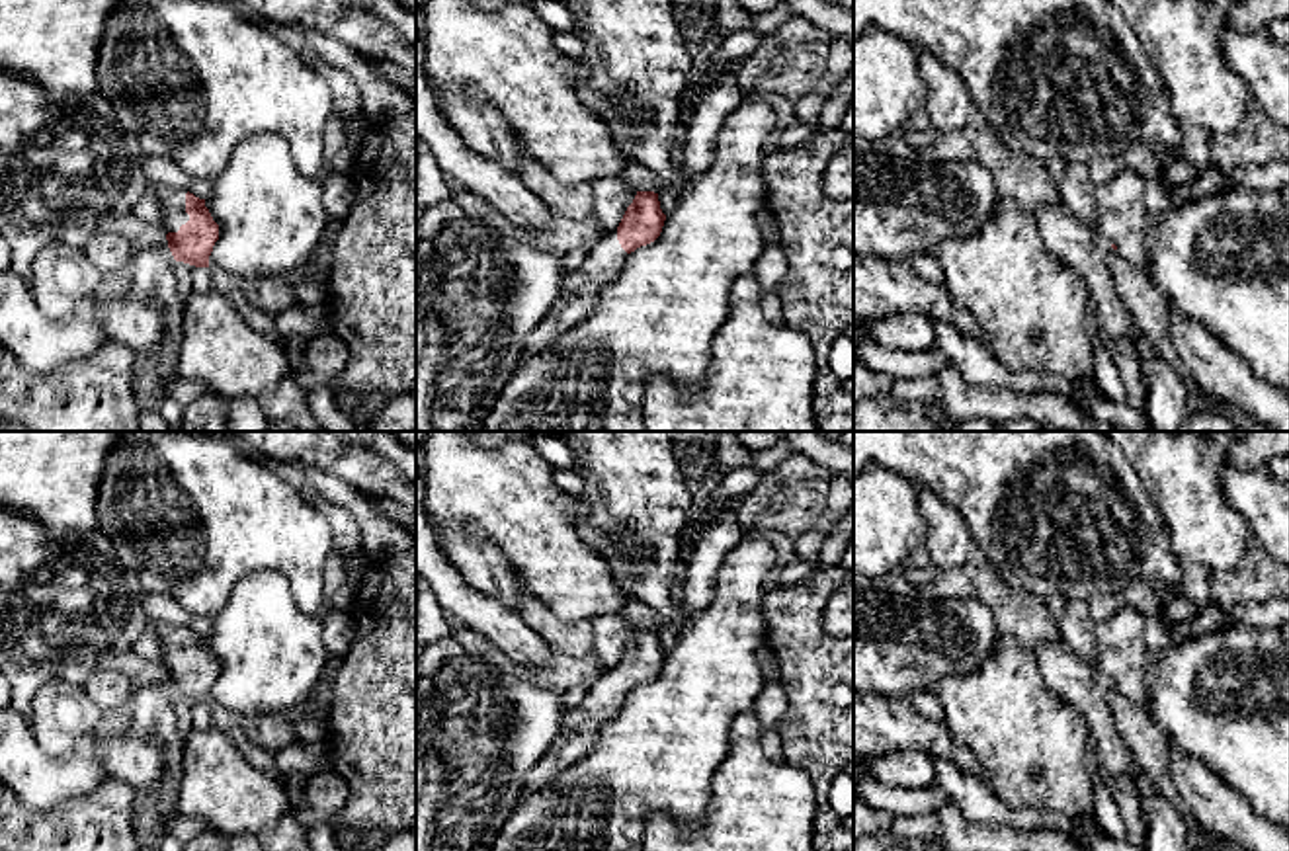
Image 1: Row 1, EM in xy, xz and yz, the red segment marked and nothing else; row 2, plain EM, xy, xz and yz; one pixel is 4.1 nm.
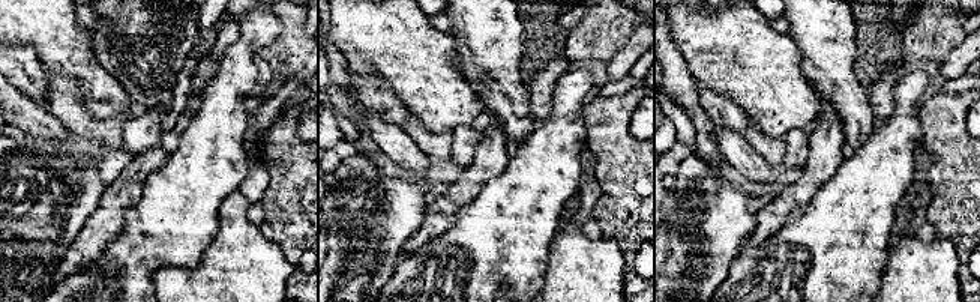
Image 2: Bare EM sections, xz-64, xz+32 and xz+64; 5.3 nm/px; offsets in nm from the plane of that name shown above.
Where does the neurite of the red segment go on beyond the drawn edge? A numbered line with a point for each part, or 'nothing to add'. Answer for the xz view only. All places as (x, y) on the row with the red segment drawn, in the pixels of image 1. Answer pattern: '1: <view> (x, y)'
1: xz (579, 293)

